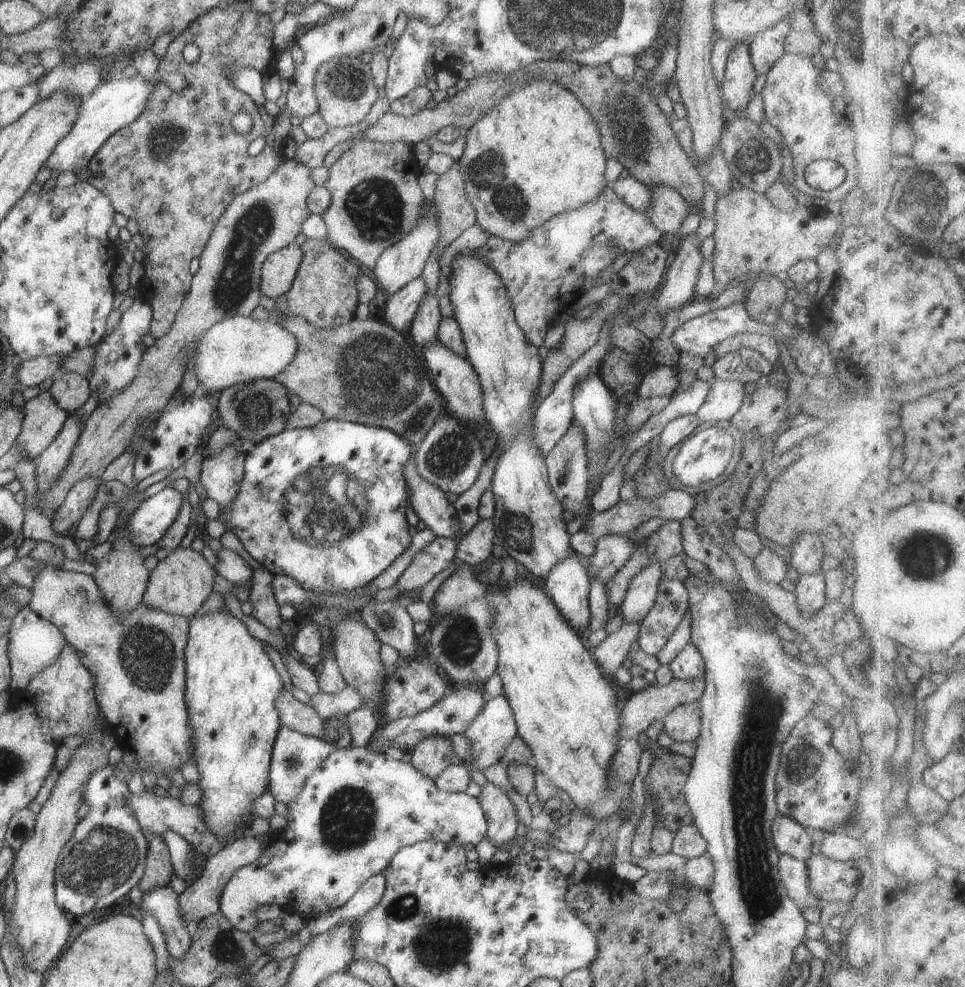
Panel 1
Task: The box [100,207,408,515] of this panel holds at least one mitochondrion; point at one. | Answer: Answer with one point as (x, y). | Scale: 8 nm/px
(253, 411)

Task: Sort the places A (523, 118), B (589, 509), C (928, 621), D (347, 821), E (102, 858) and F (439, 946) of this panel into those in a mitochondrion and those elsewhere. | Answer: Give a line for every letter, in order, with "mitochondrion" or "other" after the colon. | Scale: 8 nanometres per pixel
A: other
B: other
C: other
D: mitochondrion
E: mitochondrion
F: mitochondrion

